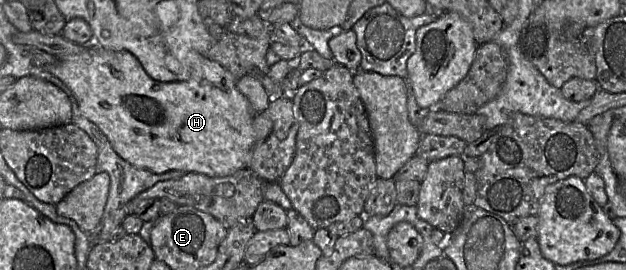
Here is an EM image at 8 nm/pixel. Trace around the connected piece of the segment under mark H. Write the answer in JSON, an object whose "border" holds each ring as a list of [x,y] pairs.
{"border":[[[96,44],[84,45],[82,51],[70,57],[57,59],[57,61],[48,66],[48,71],[59,78],[74,95],[82,114],[93,124],[95,124],[109,140],[114,151],[124,160],[133,166],[151,171],[156,174],[162,174],[169,171],[181,171],[184,173],[198,173],[209,177],[226,177],[232,175],[238,170],[248,168],[252,148],[255,143],[255,132],[253,120],[256,115],[248,99],[238,90],[237,80],[234,76],[222,67],[218,62],[209,59],[205,55],[191,50],[187,54],[187,64],[190,67],[190,77],[185,81],[160,82],[152,79],[138,59],[129,51],[111,51],[99,47]]]}

